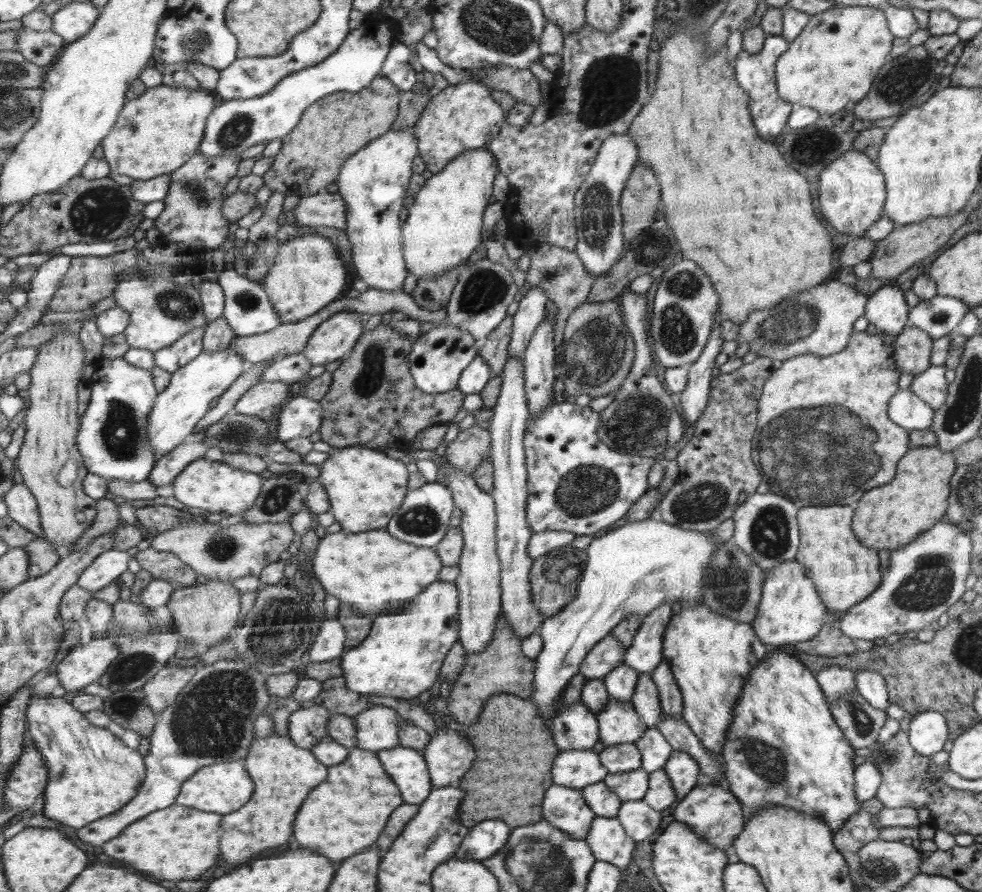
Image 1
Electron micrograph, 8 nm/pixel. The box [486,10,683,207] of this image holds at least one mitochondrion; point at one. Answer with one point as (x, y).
(611, 84)

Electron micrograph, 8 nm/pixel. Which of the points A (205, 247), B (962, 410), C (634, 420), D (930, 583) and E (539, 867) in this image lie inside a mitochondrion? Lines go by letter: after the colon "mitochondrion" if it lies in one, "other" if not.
A: other
B: mitochondrion
C: mitochondrion
D: mitochondrion
E: mitochondrion

